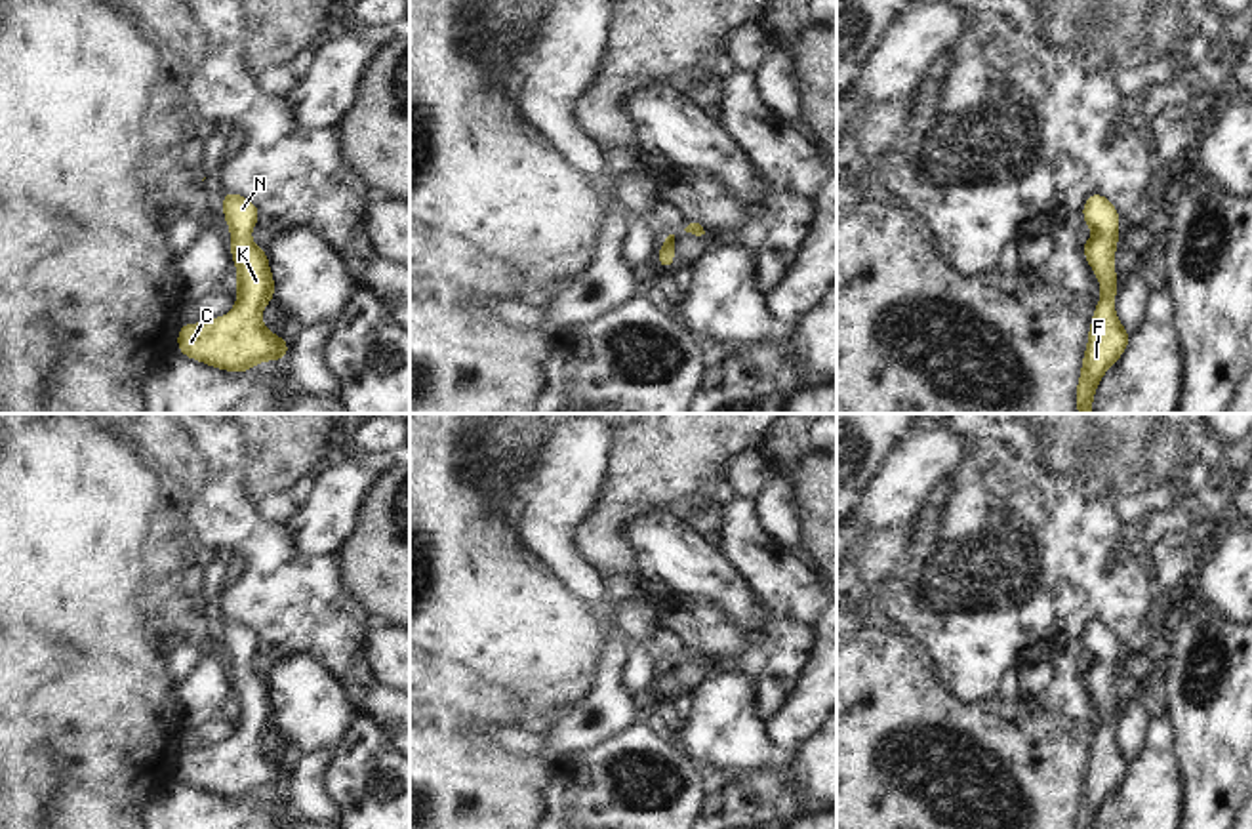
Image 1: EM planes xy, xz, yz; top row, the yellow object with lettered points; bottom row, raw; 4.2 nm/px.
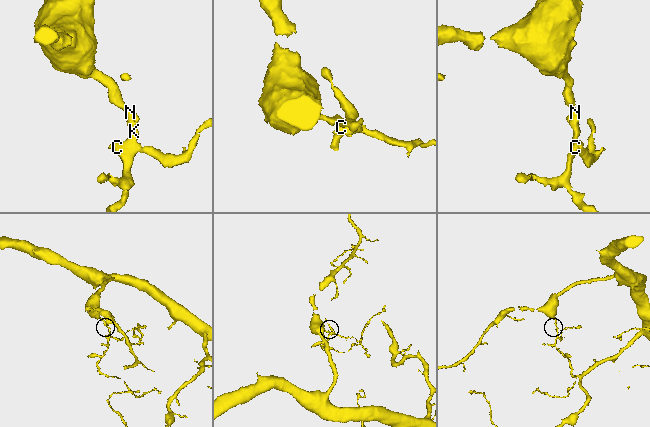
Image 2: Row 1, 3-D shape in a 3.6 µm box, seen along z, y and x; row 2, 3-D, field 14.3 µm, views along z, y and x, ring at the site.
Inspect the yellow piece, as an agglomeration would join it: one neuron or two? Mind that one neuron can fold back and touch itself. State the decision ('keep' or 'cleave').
keep

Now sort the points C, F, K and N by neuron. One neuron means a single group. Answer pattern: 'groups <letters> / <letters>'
groups C F K N

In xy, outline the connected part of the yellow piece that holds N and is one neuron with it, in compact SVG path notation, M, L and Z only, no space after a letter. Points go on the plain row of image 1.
M221 617L223 646L231 654L231 684L238 696L236 732L221 745L200 751L181 749L177 778L208 793L244 800L265 787L286 787L288 764L278 764L261 749L261 738L273 728L276 711L269 684L250 667L259 650L259 635L246 623Z

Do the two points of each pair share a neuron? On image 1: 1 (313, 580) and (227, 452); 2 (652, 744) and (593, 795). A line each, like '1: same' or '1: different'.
1: same
2: same

